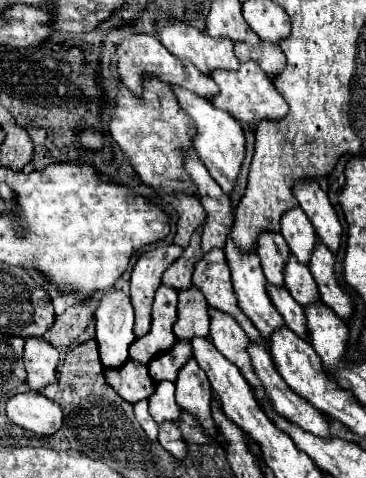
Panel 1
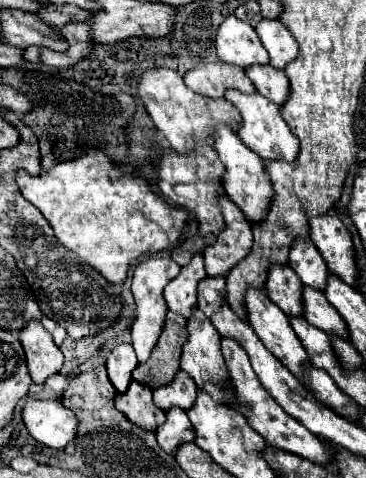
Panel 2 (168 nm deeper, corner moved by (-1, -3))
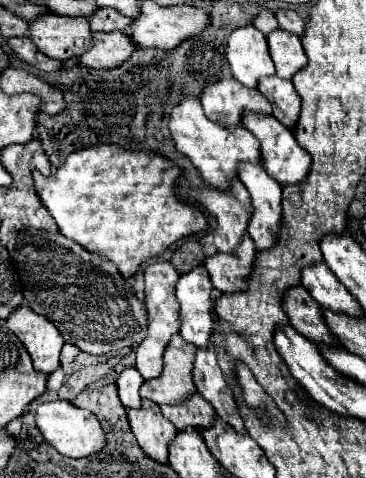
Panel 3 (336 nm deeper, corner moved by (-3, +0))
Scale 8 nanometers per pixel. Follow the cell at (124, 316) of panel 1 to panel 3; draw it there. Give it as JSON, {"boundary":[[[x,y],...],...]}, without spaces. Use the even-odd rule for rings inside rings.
{"boundary":[[[125,369],[119,379],[117,379],[117,389],[119,389],[119,399],[127,409],[141,409],[141,397],[139,397],[139,387],[143,385],[143,377],[139,375],[137,369]]]}

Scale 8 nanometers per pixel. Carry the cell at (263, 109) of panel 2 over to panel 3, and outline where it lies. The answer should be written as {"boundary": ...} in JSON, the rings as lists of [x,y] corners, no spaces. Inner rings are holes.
{"boundary":[[[243,113],[243,125],[251,129],[251,133],[261,141],[263,147],[263,167],[279,185],[297,185],[307,181],[311,171],[311,155],[299,147],[293,133],[283,127],[273,115],[259,115],[259,113]]]}

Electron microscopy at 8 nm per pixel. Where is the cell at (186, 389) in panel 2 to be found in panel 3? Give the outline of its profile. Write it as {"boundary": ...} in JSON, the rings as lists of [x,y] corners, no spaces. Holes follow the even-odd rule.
{"boundary":[[[195,393],[181,405],[163,405],[161,411],[177,427],[177,431],[183,431],[187,427],[203,431],[209,429],[211,423],[215,423],[215,411],[199,393]]]}

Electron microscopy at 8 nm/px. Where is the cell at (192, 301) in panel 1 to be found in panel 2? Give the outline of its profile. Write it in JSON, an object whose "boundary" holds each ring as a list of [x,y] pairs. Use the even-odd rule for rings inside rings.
{"boundary":[[[193,308],[193,316],[187,320],[187,334],[189,336],[187,336],[187,342],[183,344],[183,354],[181,354],[181,368],[195,380],[195,384],[199,388],[209,392],[213,396],[213,400],[225,402],[223,386],[227,382],[231,382],[231,378],[229,378],[229,372],[225,368],[221,350],[219,350],[221,336],[219,336],[217,328],[213,328],[213,324],[209,324],[207,316],[199,308]]]}

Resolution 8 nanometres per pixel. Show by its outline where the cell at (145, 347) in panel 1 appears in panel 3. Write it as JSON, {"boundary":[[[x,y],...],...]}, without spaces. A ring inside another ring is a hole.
{"boundary":[[[175,335],[165,351],[165,369],[161,377],[145,381],[141,397],[157,405],[177,405],[179,401],[195,395],[197,389],[191,379],[195,351],[197,349],[193,345],[187,345],[179,335]]]}

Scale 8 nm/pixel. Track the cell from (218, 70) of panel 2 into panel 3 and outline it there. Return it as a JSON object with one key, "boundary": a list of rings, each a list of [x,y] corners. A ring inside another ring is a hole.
{"boundary":[[[235,79],[207,85],[201,95],[201,105],[211,121],[233,125],[241,123],[243,111],[271,113],[271,103],[257,89],[249,89]]]}

